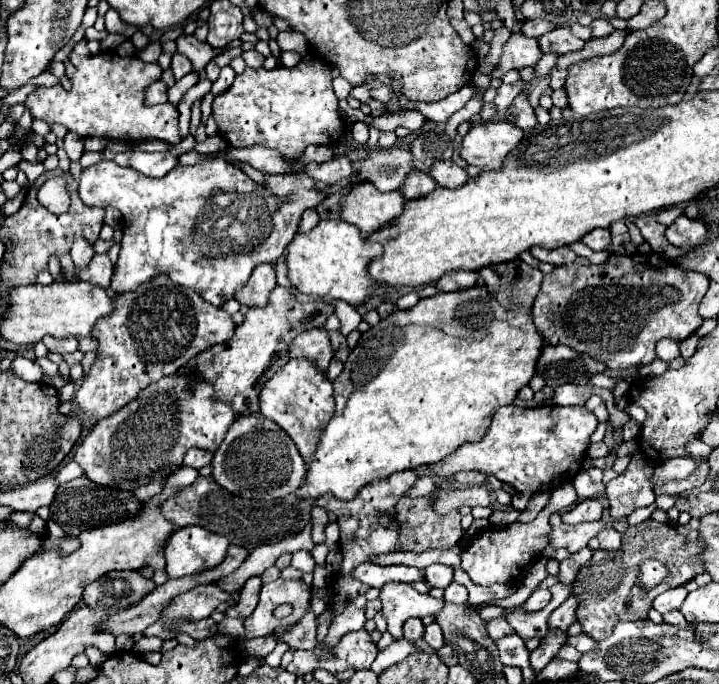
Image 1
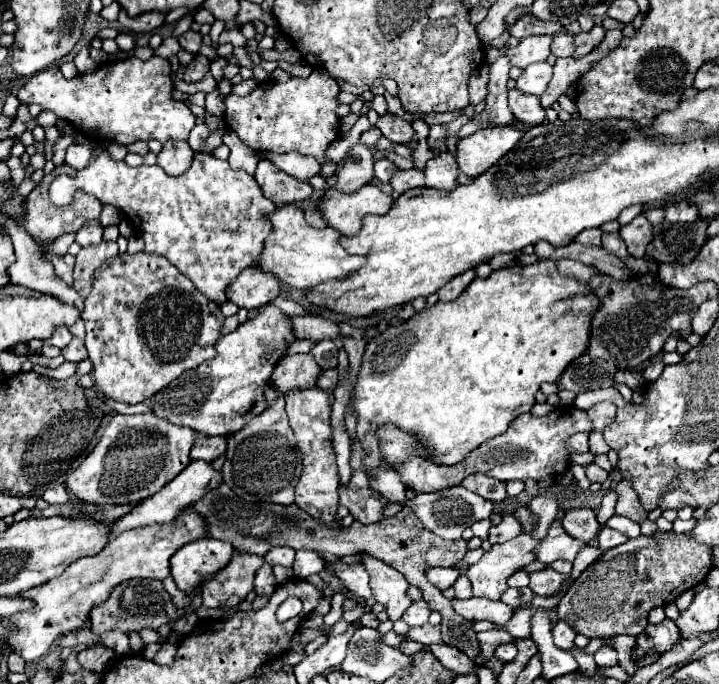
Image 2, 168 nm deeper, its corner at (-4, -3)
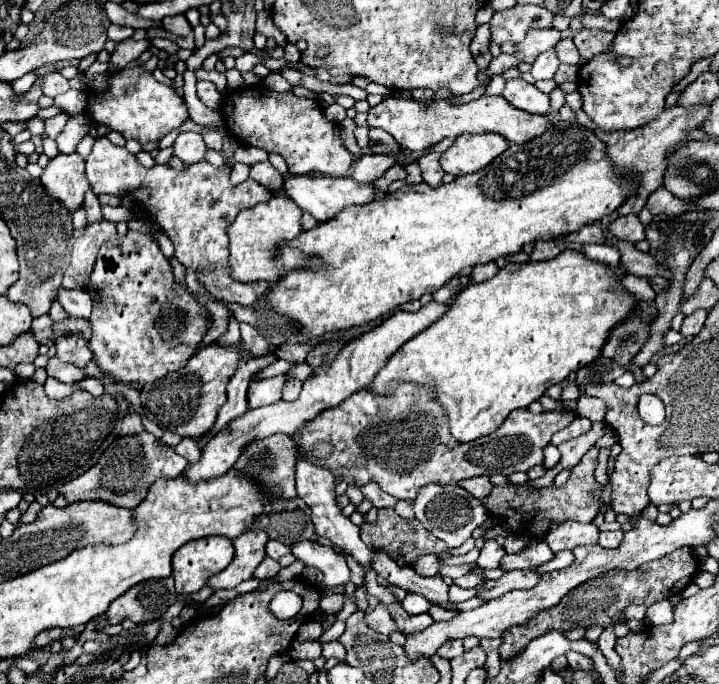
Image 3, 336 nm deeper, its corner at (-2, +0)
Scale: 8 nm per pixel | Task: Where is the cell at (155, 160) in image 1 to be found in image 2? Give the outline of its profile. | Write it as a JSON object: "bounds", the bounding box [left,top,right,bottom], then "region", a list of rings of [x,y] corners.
{"bounds":[156,142,194,176],"region":[[[164,142],[162,152],[156,156],[158,158],[158,166],[166,170],[166,174],[178,176],[184,170],[190,168],[194,152],[190,150],[188,142]]]}

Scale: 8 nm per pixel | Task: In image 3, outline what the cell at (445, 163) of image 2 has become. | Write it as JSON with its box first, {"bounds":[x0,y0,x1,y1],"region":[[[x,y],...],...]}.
{"bounds":[418,151,444,187],"region":[[[430,151],[418,159],[424,183],[428,183],[430,187],[438,187],[444,177],[444,171],[442,171],[438,159],[440,159],[440,153],[436,153],[436,151]]]}

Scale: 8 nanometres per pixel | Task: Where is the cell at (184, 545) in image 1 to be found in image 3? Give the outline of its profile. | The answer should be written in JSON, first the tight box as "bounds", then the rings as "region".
{"bounds":[172,535,234,593],"region":[[[216,535],[182,545],[172,557],[172,577],[178,593],[196,593],[208,579],[228,567],[234,557],[232,541]]]}

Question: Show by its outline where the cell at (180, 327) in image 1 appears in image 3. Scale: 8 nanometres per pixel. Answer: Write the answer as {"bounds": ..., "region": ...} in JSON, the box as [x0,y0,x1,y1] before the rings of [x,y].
{"bounds":[90,231,208,385],"region":[[[128,231],[126,235],[114,235],[100,247],[90,279],[90,291],[94,301],[94,311],[90,315],[90,349],[96,365],[116,381],[138,381],[140,385],[146,385],[166,373],[182,369],[208,331],[204,319],[206,307],[196,303],[196,299],[174,281],[168,259],[148,233]]]}

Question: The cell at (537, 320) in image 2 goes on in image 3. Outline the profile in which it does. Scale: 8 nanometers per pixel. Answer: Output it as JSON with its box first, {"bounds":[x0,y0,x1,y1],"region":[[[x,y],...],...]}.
{"bounds":[370,251,638,443],"region":[[[562,251],[562,255],[550,259],[550,261],[538,261],[538,263],[508,263],[504,269],[500,269],[492,279],[484,281],[484,283],[470,283],[464,291],[460,291],[460,295],[456,297],[456,301],[452,303],[452,307],[448,309],[448,313],[438,319],[438,323],[430,325],[428,329],[424,329],[422,333],[418,333],[416,337],[412,337],[408,343],[404,343],[386,363],[386,367],[374,377],[374,381],[370,383],[372,391],[374,393],[380,393],[380,395],[388,395],[392,393],[402,381],[414,381],[414,383],[422,383],[422,385],[432,385],[434,391],[436,391],[436,399],[438,403],[444,407],[446,415],[450,417],[450,433],[454,435],[456,441],[460,443],[468,443],[468,441],[474,441],[478,437],[484,437],[484,435],[490,435],[494,433],[502,423],[504,419],[510,415],[510,411],[514,409],[524,409],[528,407],[532,401],[538,401],[544,391],[550,387],[550,385],[556,385],[556,383],[562,383],[572,371],[578,371],[580,367],[584,365],[590,365],[602,351],[602,347],[606,345],[606,335],[610,335],[610,327],[614,327],[616,323],[620,323],[622,319],[628,319],[630,317],[630,311],[634,311],[634,307],[638,307],[638,299],[628,293],[622,285],[622,277],[626,275],[626,271],[618,267],[608,267],[604,263],[598,263],[598,261],[590,261],[584,253],[580,251]]]}

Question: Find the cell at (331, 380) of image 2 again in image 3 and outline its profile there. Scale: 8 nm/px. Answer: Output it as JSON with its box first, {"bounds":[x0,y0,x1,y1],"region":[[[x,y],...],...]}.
{"bounds":[286,363,312,381],"region":[[[300,363],[300,365],[294,365],[290,367],[290,371],[286,373],[286,377],[298,377],[300,381],[306,381],[312,373],[312,367],[308,363]]]}

